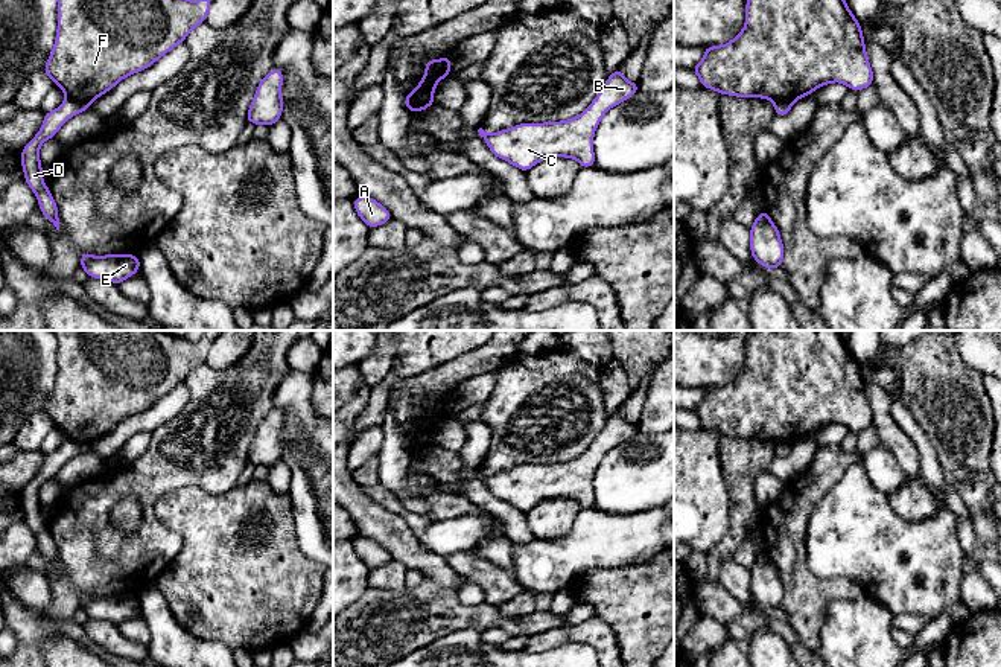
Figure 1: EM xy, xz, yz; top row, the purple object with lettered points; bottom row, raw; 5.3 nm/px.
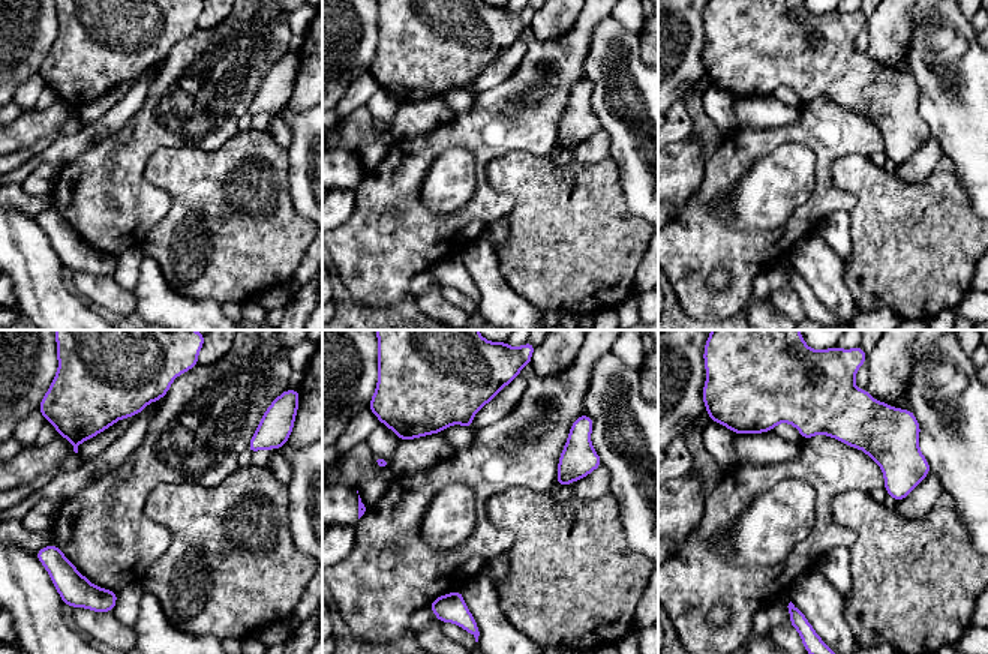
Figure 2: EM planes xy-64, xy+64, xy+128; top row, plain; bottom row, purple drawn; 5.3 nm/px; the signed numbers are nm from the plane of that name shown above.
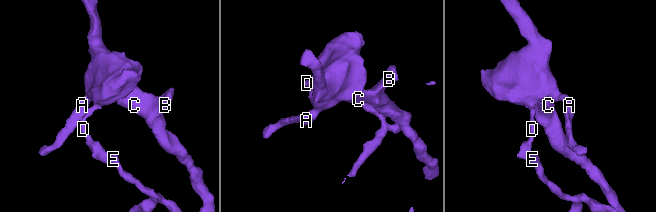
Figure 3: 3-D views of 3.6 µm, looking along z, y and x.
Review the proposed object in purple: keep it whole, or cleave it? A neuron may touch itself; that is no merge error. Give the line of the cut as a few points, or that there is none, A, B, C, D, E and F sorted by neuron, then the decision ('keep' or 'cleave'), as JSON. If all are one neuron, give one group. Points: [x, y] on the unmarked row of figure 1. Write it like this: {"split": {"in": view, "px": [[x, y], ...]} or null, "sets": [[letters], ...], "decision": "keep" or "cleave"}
{"split": {"in": "xy", "px": [[67, 437], [90, 445]]}, "sets": [["A", "B", "C", "F"], ["D", "E"]], "decision": "cleave"}

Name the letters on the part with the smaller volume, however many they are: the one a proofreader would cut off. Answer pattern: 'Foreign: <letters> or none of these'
Foreign: D, E

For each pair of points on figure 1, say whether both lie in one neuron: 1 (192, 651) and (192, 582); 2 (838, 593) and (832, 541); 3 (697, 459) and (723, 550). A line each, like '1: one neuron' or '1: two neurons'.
1: two neurons
2: two neurons
3: two neurons

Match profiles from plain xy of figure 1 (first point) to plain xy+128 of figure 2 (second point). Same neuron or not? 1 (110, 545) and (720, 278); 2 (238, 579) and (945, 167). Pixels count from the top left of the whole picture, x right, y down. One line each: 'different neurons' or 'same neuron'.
1: different neurons
2: same neuron

